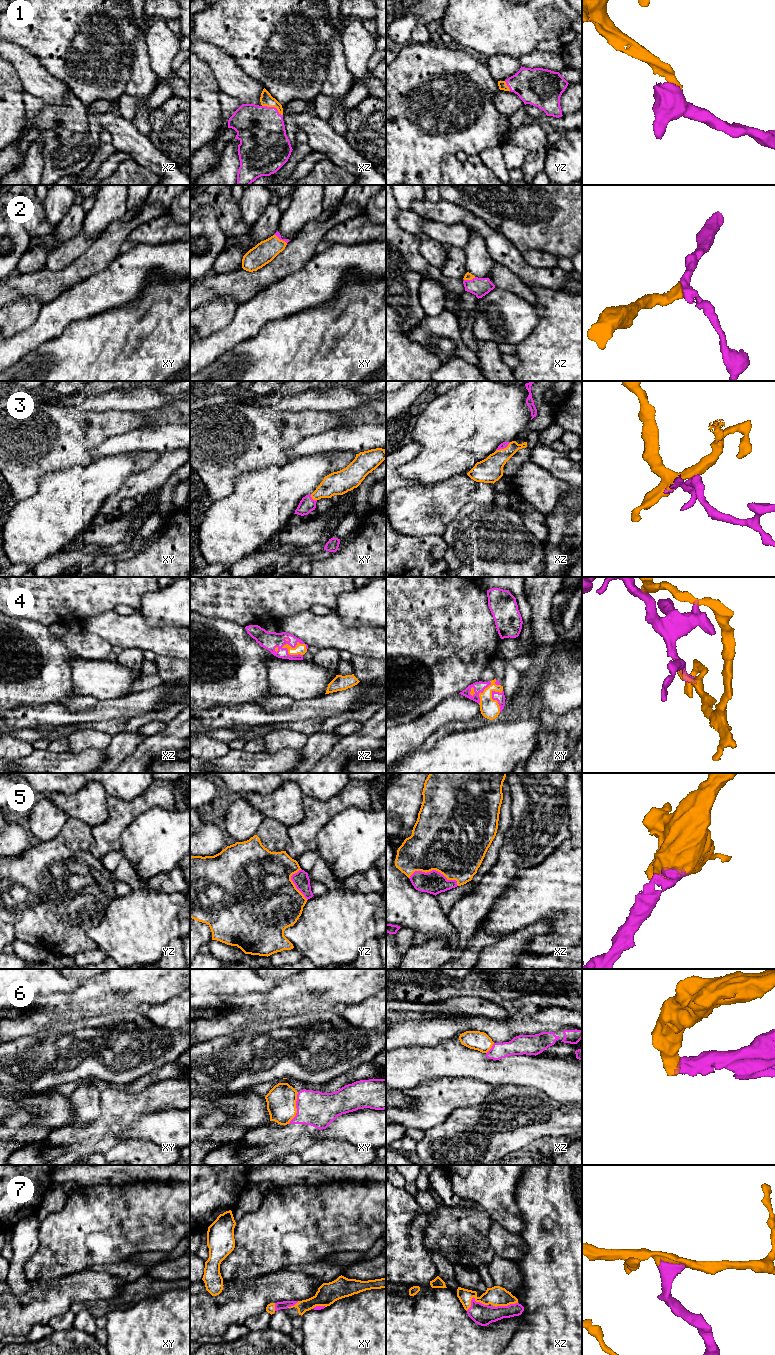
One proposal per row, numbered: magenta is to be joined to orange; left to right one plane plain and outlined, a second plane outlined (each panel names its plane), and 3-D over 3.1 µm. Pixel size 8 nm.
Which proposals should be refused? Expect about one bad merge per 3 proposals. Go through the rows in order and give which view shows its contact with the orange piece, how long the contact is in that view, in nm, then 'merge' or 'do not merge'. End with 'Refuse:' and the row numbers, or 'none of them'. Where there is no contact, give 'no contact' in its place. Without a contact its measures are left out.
1: contact in xz; length 190 nm; merge
2: contact in xz; length 100 nm; merge
3: contact in xz; length 140 nm; merge
4: contact in xz; length 200 nm; merge
5: contact in xz; length 400 nm; merge
6: contact in xy; length 260 nm; do not merge
7: contact in xz; length 180 nm; merge
Refuse: 6

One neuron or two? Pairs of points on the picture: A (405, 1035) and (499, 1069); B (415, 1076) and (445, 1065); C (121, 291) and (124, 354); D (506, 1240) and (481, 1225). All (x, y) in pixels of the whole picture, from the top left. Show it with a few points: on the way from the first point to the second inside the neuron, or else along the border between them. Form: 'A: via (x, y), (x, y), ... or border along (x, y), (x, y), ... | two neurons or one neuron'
A: border along (452, 1038), (434, 1045), (411, 1045) | two neurons
B: via (422, 1069), (426, 1065), (438, 1065) | one neuron
C: border along (142, 294), (135, 301), (117, 306), (100, 314) | two neurons
D: border along (491, 1222), (488, 1241), (496, 1253) | two neurons

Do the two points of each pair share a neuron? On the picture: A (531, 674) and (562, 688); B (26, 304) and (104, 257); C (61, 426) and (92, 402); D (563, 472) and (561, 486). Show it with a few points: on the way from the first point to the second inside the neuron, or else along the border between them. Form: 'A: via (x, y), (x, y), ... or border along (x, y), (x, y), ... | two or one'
A: border along (543, 666), (539, 679), (528, 698) | two
B: border along (13, 299), (36, 297), (42, 303) | two
C: border along (61, 404), (77, 405), (89, 410), (107, 411) | two
D: border along (542, 468), (571, 486) | two

